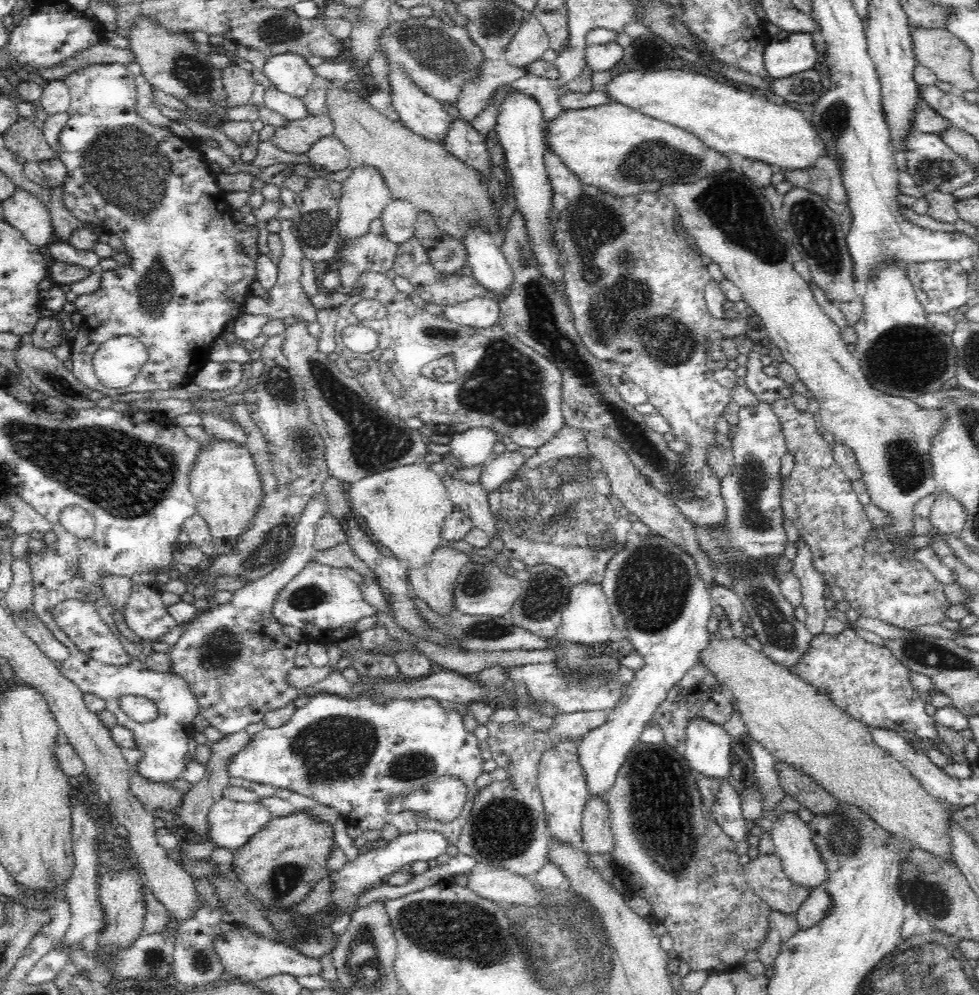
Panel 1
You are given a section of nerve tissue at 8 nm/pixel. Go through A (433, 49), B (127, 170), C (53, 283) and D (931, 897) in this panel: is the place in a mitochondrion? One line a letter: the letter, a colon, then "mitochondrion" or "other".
A: mitochondrion
B: mitochondrion
C: other
D: mitochondrion

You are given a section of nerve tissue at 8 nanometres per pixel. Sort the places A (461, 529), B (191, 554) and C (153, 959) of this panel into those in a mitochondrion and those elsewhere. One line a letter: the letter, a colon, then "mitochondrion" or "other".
A: other
B: other
C: mitochondrion

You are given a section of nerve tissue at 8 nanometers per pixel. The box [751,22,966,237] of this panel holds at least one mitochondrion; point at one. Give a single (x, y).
(835, 121)

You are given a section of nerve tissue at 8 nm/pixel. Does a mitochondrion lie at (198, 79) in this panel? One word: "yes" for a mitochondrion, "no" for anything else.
yes

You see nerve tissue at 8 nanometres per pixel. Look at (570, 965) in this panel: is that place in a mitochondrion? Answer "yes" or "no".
yes

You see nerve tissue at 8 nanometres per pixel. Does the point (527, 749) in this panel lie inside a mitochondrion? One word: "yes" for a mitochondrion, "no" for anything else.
no

